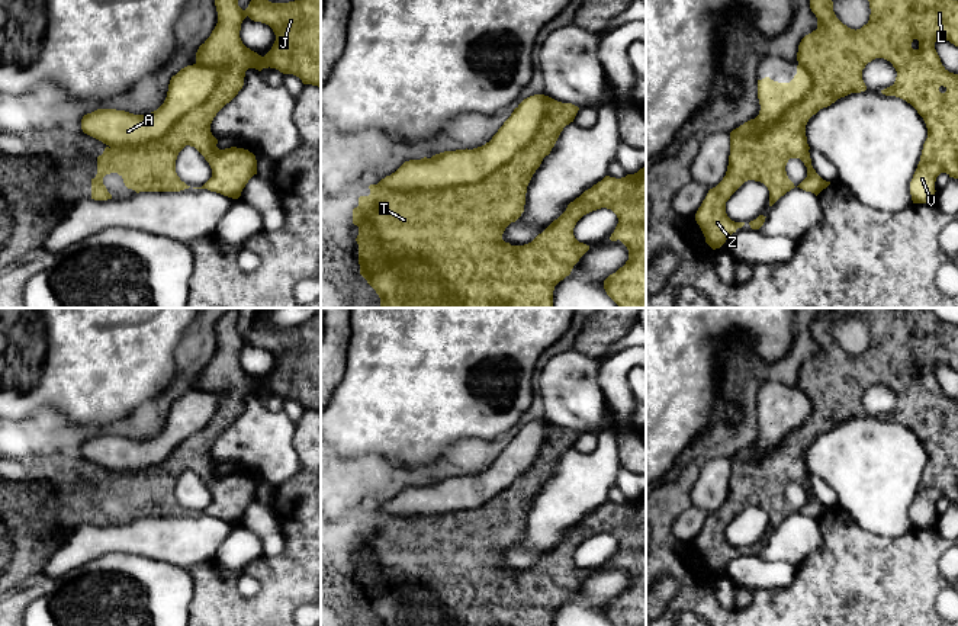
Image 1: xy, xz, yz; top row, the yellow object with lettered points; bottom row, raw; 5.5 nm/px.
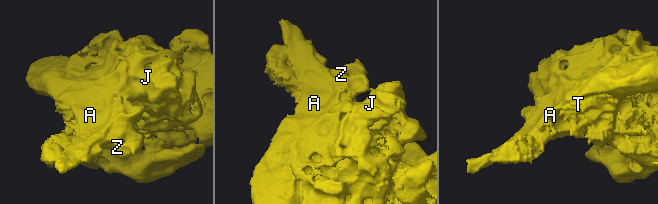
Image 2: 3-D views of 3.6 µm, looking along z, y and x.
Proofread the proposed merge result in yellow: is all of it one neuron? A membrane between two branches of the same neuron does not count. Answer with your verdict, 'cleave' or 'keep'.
cleave

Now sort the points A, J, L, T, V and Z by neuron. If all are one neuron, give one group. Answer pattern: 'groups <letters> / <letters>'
groups A / J L T V Z

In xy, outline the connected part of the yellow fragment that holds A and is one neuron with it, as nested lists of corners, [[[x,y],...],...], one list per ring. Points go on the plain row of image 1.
[[[197,389],[171,402],[164,428],[154,437],[134,440],[116,434],[97,434],[81,444],[84,459],[110,473],[128,473],[163,463],[187,437],[203,428],[215,414],[218,398]]]

